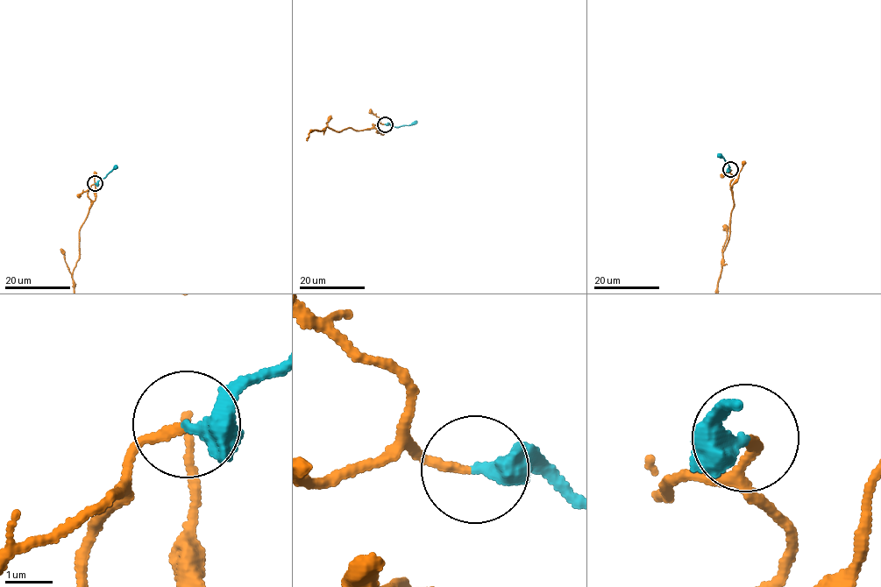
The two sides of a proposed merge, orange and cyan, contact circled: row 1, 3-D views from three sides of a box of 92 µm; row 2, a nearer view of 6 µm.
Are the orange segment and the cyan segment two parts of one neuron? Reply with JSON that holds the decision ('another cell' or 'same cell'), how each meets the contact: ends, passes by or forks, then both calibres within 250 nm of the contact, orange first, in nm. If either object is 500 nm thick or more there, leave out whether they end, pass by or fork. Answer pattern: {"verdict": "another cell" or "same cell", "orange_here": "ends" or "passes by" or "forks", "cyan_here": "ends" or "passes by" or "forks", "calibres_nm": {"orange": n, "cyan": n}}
{"verdict": "same cell", "orange_here": "ends", "cyan_here": "ends", "calibres_nm": {"orange": 170, "cyan": 320}}

